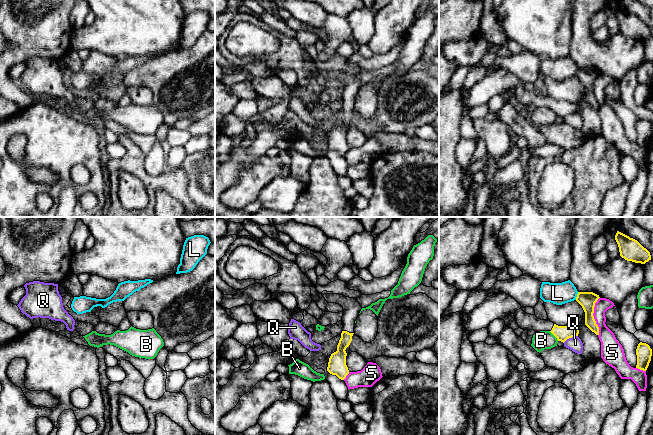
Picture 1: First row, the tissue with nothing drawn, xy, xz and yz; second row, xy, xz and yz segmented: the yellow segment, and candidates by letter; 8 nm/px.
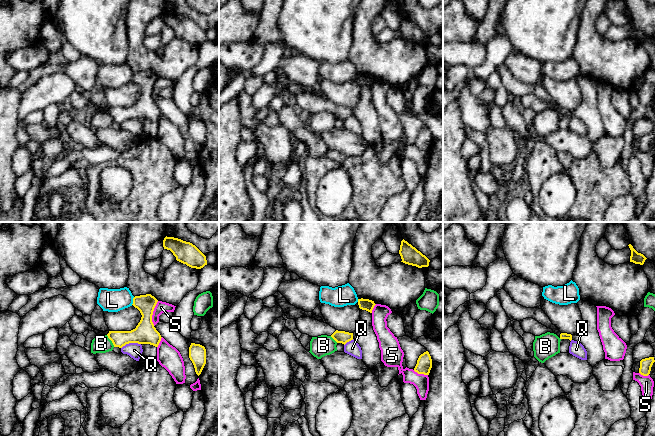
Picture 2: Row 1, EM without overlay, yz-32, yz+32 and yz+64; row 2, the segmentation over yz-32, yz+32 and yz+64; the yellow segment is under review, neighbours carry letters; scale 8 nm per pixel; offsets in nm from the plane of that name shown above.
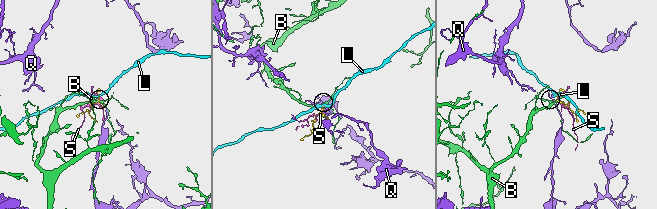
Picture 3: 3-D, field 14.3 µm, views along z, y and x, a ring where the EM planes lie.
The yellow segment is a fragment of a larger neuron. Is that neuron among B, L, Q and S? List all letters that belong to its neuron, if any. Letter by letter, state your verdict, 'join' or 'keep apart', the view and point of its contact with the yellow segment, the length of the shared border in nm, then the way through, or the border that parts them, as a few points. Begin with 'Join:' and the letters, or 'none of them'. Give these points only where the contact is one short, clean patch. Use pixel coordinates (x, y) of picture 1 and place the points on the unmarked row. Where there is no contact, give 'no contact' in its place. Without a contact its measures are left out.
Join: none of them
B: keep apart | yz (554, 111) | 110 nm | along yz (549, 107), (558, 116)
L: keep apart | yz (577, 72) | 70 nm | along yz (578, 68), (575, 75)
Q: keep apart | yz (570, 113) | 130 nm | along yz (577, 111), (567, 114), (563, 118)
S: keep apart | yz (593, 92) | 320 nm

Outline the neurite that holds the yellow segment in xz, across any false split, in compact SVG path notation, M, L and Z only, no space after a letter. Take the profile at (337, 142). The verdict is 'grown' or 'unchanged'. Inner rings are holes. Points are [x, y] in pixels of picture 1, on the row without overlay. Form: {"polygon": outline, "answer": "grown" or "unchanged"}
{"polygon": "M324 70L323 73L328 79L336 79L343 83L342 92L342 109L339 119L337 121L337 127L332 129L327 147L336 151L339 155L344 156L349 150L348 143L346 141L346 124L352 117L354 110L355 97L362 85L356 74L349 74L339 70Z", "answer": "grown"}

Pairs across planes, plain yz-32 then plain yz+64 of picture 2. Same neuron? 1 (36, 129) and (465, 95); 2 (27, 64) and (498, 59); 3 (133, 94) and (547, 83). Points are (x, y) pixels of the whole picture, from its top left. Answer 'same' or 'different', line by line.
1: different
2: different
3: same

